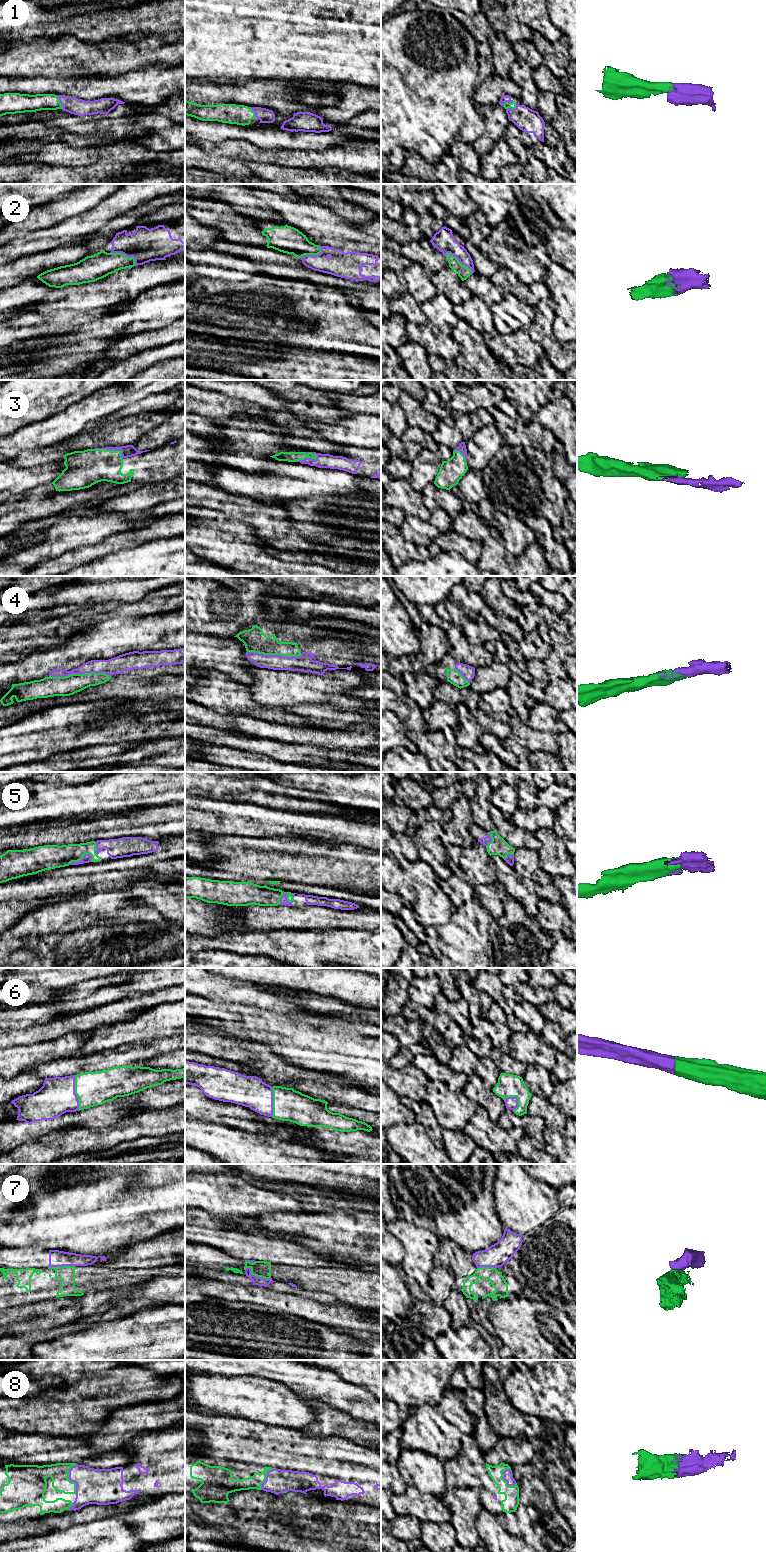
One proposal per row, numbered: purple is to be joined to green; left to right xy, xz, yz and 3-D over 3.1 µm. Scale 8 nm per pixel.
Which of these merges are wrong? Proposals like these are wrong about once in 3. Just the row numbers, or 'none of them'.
7

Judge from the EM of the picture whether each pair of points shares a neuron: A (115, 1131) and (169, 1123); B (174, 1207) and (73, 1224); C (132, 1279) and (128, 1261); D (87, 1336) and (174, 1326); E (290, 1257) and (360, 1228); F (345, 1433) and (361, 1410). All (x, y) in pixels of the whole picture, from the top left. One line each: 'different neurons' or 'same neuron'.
A: same neuron
B: same neuron
C: different neurons
D: same neuron
E: different neurons
F: different neurons

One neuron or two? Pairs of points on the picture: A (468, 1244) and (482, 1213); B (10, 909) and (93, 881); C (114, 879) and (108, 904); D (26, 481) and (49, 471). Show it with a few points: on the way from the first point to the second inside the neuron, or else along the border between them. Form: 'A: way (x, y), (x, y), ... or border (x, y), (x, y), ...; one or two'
A: way (471, 1236), (476, 1221); one
B: way (31, 897), (39, 891), (54, 890), (72, 885); one
C: border (121, 890), (103, 890), (88, 894); two
D: way (32, 477), (43, 474); one

